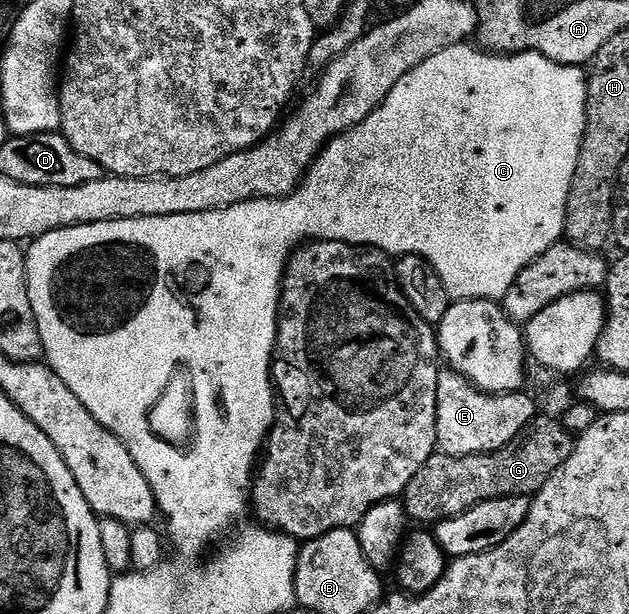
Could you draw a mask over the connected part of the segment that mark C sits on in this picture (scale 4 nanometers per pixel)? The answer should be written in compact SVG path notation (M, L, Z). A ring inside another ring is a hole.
M464 42L448 49L440 49L436 57L428 57L428 61L420 61L420 65L412 69L412 73L404 73L404 77L400 77L400 81L392 85L392 93L384 97L382 104L367 119L360 121L360 125L356 125L351 131L337 135L323 147L306 171L302 185L284 199L253 199L224 209L184 213L172 217L140 217L85 223L50 231L29 244L25 252L28 297L31 298L32 312L35 313L36 323L39 325L45 362L58 374L60 381L64 381L64 385L68 385L68 389L72 389L72 393L80 397L80 405L84 405L84 409L88 409L88 413L92 413L92 417L96 417L96 421L100 421L100 425L111 431L126 446L128 453L132 453L132 461L140 465L140 473L144 473L152 489L159 512L163 516L166 514L165 530L168 532L168 543L180 558L200 558L202 550L213 539L220 538L245 511L247 514L256 468L276 418L276 388L272 378L272 364L278 336L282 279L286 275L290 256L299 247L311 241L327 239L352 243L355 247L374 247L391 257L418 255L435 267L451 300L498 301L508 293L512 281L516 281L518 274L533 259L540 258L549 247L554 247L563 238L566 230L568 193L572 177L576 173L580 145L586 128L587 72L582 67L566 67L563 63L554 63L538 51L499 55L470 46L469 42ZM177 367L187 367L190 370L191 385L198 391L206 391L206 395L198 395L193 399L190 396L190 383L182 375L176 376L170 383ZM193 427L194 444L187 451L181 451L170 444L184 442Z

